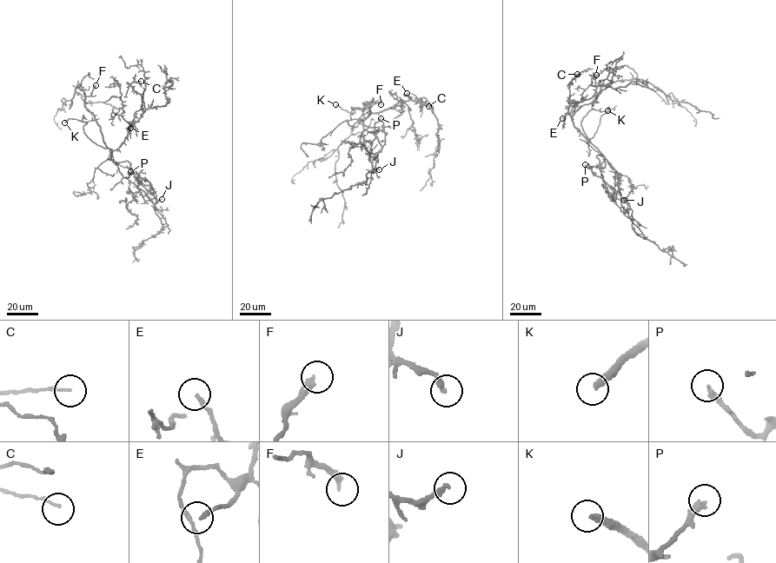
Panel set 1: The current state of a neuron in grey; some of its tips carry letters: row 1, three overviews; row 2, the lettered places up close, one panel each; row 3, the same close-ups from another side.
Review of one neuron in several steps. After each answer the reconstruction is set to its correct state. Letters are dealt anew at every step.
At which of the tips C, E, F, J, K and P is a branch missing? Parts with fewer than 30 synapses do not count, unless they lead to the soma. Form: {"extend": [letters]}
{"extend": ["J", "K"]}

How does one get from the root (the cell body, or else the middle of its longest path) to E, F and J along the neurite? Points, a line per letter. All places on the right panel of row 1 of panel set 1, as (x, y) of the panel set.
E: (586, 135), (590, 142), (574, 126), (569, 115), (562, 118)
F: (586, 135), (581, 122), (600, 90), (600, 85), (595, 84), (596, 75)
J: (586, 135), (604, 157), (600, 166), (604, 181), (624, 200)

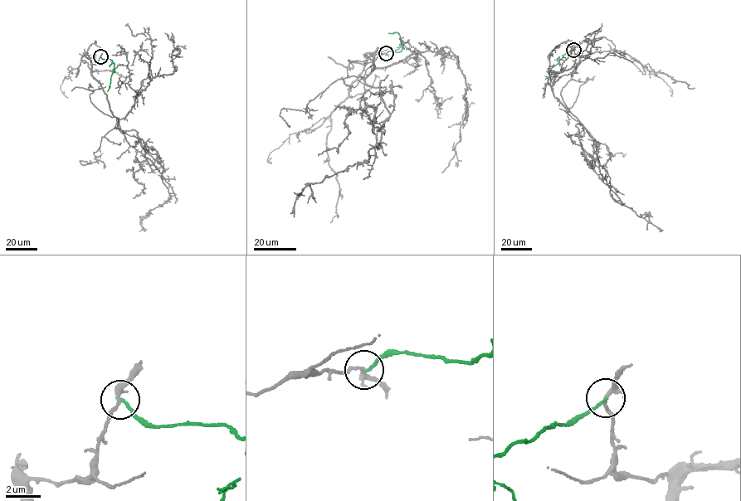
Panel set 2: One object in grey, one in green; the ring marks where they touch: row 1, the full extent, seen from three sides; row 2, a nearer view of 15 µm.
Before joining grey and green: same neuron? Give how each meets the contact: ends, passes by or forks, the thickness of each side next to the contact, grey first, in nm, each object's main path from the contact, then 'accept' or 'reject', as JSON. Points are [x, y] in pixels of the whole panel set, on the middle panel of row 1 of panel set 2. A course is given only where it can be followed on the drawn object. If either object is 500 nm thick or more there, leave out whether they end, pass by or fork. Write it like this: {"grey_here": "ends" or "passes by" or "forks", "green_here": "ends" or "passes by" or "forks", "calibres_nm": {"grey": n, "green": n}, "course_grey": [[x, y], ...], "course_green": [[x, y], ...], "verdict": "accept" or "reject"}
{"grey_here": "forks", "green_here": "ends", "calibres_nm": {"grey": 200, "green": 140}, "course_grey": [[386, 53], [364, 55], [377, 48], [363, 86], [390, 114], [379, 142], [367, 161], [303, 189], [294, 216]], "course_green": [[386, 53], [399, 52], [403, 48], [397, 32], [388, 33]], "verdict": "reject"}

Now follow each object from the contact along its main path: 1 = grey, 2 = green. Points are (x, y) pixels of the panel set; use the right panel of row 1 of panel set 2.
1: (573, 49), (579, 62), (561, 94), (582, 124), (578, 134), (582, 148), (606, 171), (614, 200), (663, 230)
2: (573, 49), (563, 55), (559, 63), (551, 69), (550, 80)

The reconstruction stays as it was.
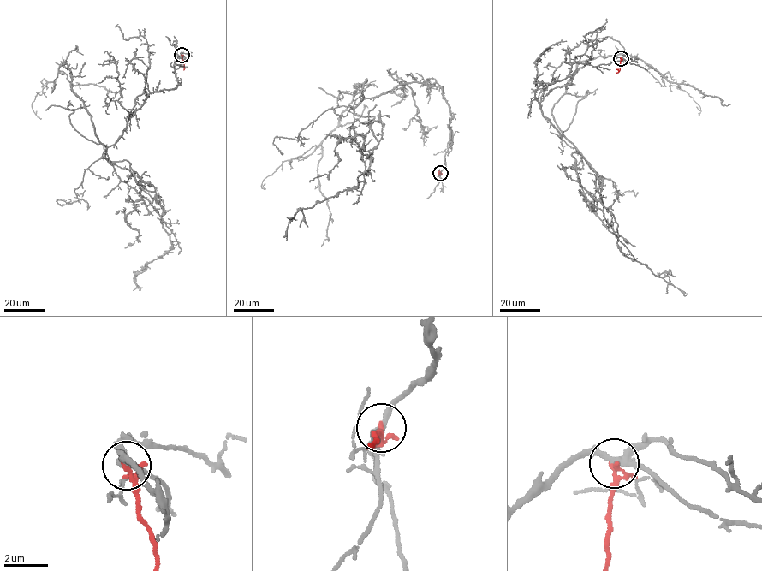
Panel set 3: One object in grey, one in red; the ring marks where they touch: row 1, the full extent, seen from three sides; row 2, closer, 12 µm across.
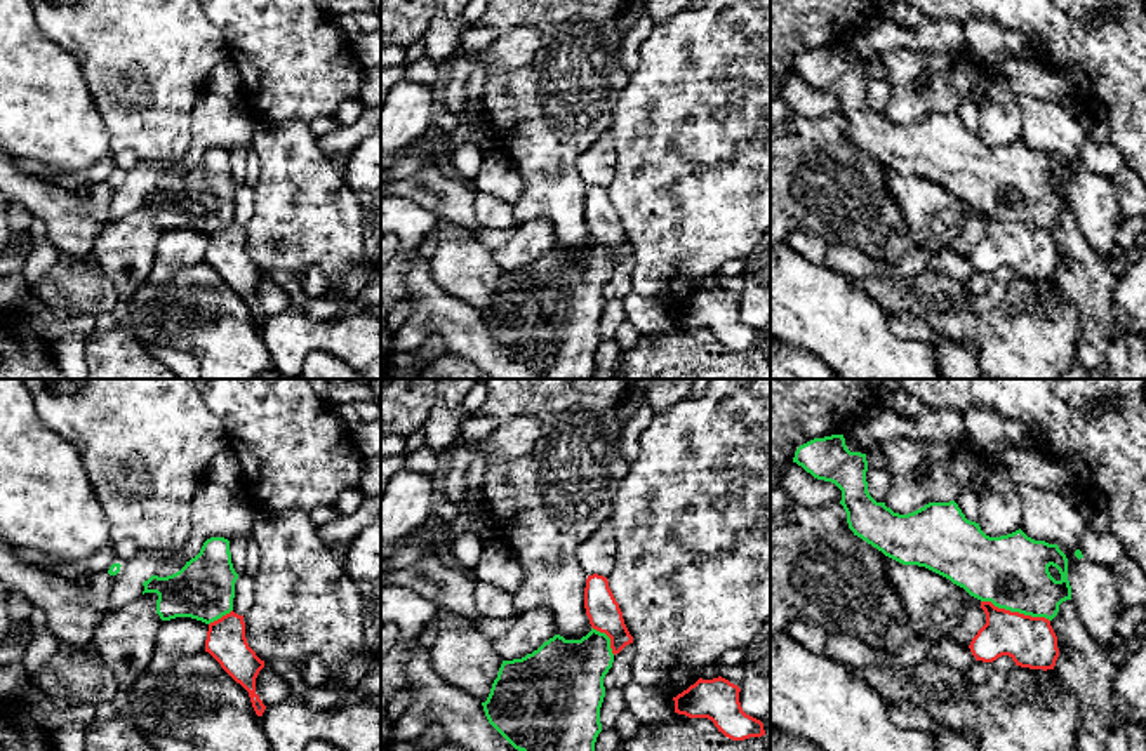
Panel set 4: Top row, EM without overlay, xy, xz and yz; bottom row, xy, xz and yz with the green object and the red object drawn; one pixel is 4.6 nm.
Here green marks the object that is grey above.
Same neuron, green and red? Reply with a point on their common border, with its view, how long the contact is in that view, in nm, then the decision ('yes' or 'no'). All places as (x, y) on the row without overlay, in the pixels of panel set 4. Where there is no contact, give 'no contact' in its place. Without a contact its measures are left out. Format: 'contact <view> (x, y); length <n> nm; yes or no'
contact yz (1016, 221); length 340 nm; no

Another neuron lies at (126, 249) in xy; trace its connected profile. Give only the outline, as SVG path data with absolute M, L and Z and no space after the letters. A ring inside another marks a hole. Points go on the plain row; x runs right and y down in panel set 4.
M157 203L113 219L94 242L94 257L113 282L120 299L127 299L148 282L162 229L157 224Z

